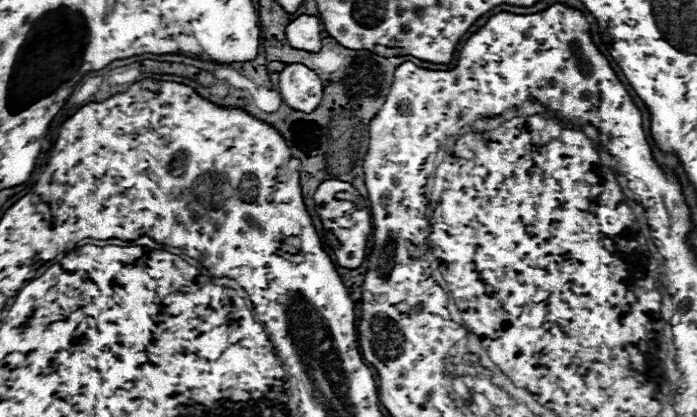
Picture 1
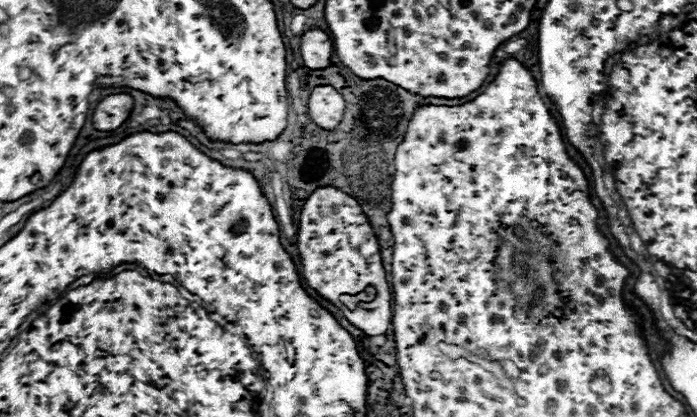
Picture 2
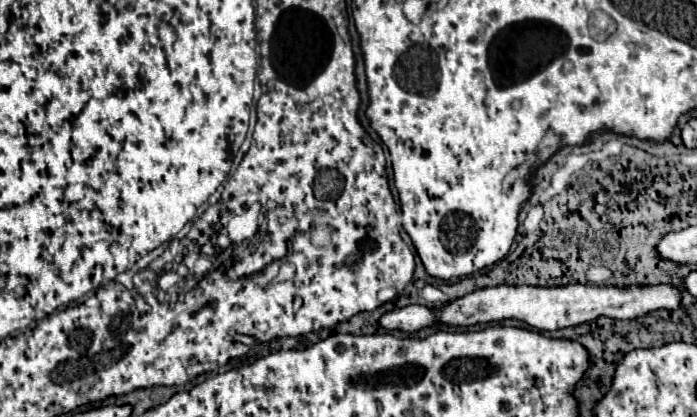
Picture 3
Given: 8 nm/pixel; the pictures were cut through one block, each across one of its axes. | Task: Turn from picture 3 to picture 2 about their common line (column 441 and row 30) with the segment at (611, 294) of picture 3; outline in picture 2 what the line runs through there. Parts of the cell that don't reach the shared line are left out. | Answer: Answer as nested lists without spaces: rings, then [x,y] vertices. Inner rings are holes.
[[[314,28],[302,34],[300,52],[302,52],[302,60],[306,68],[320,70],[320,68],[328,68],[334,46],[332,46],[330,36],[324,30]]]

